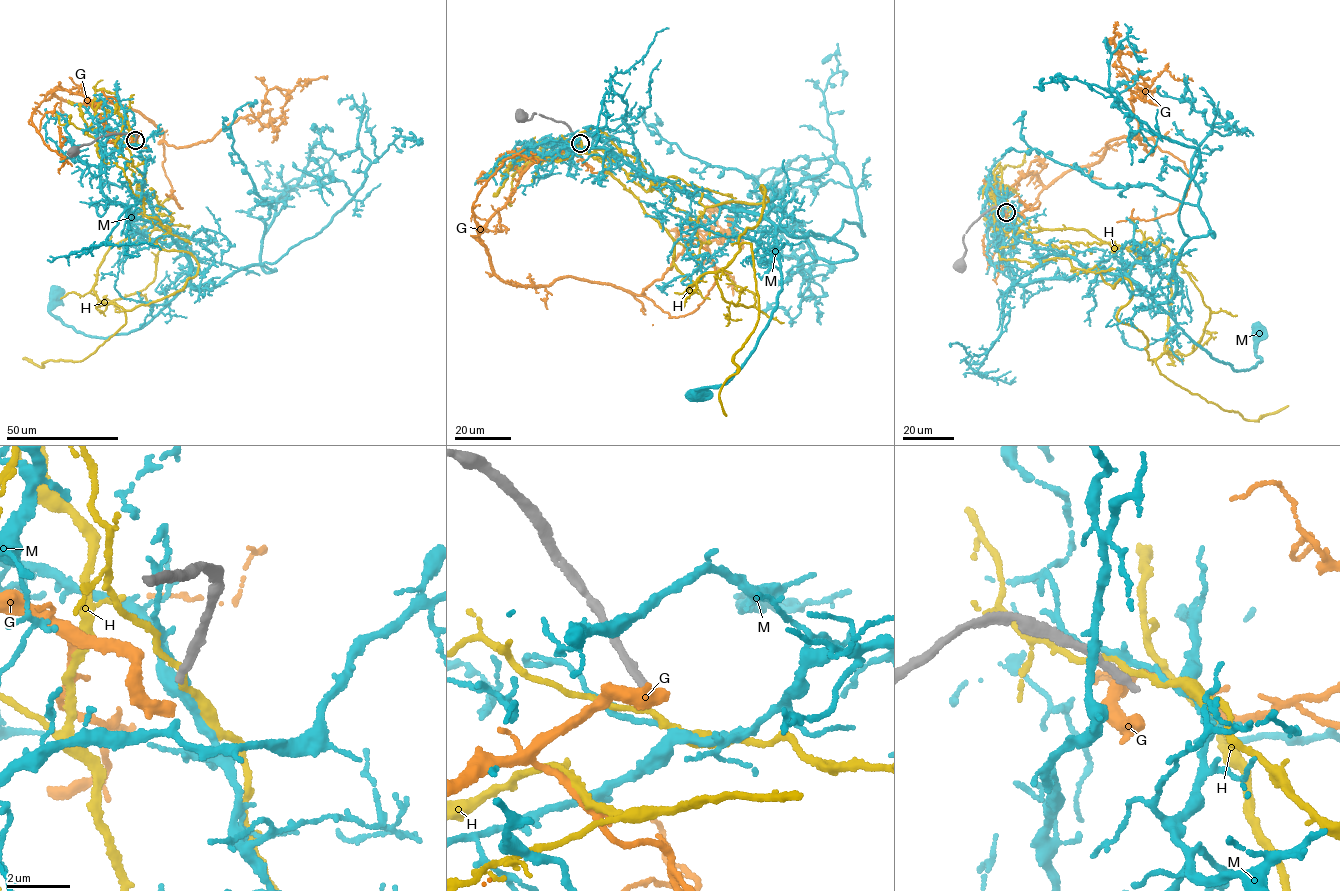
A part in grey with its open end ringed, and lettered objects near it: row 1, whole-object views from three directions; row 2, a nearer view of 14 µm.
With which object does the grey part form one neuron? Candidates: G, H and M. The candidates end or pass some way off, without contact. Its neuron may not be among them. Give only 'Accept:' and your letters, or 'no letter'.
Accept: no letter

